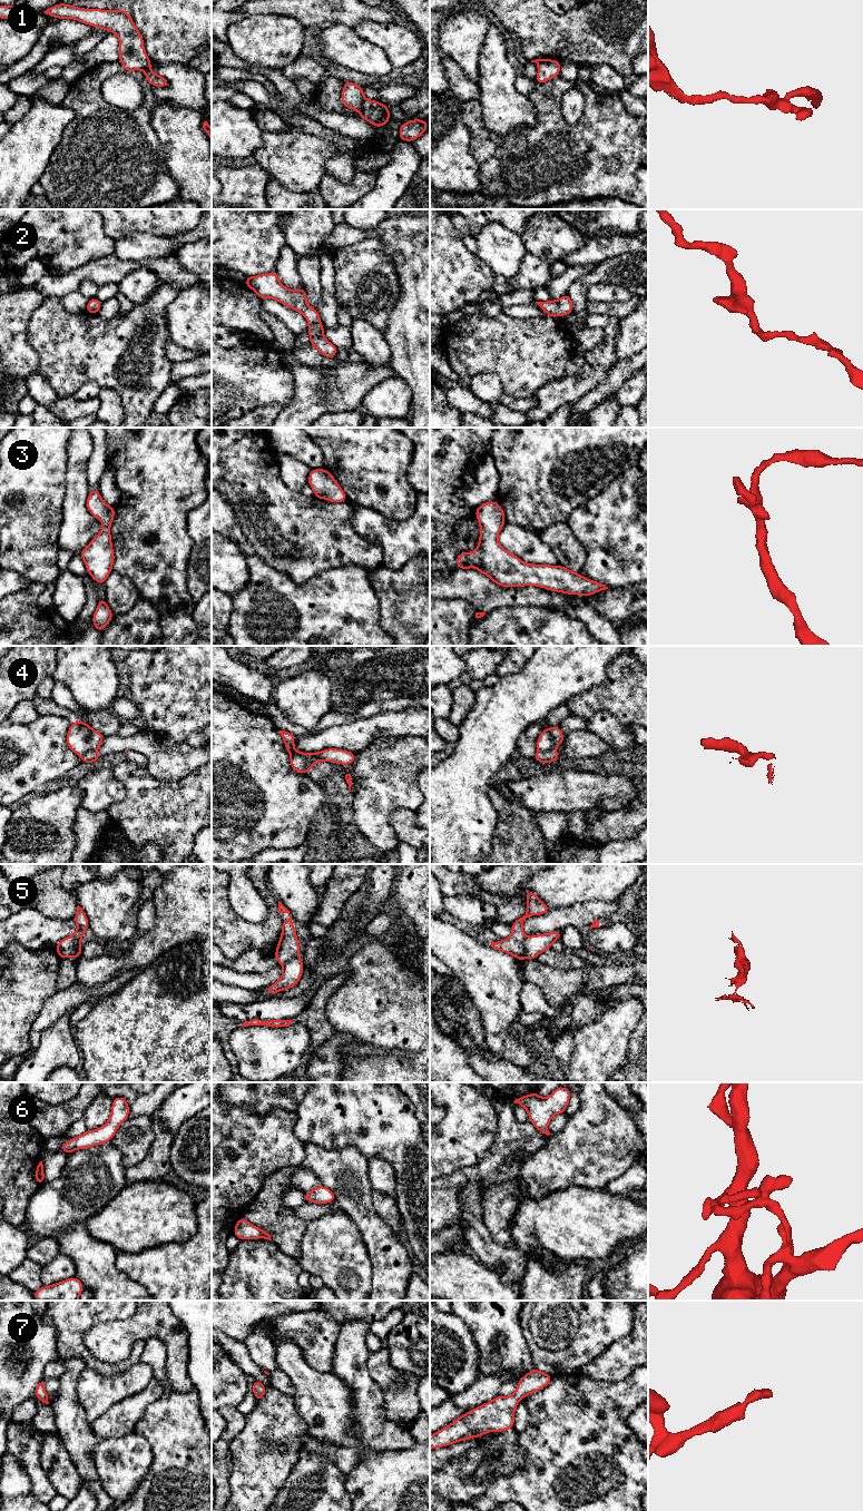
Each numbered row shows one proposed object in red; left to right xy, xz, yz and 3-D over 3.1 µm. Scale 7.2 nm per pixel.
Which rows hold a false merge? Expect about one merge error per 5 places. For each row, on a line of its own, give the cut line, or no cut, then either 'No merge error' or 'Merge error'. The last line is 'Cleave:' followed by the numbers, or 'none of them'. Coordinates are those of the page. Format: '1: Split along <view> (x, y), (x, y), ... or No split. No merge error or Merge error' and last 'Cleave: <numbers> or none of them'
1: Split along xz (365, 98), (360, 114). Merge error
2: No split. No merge error
3: No split. No merge error
4: Split along xz (291, 754), (302, 754), (305, 756), (312, 754). Merge error
5: Split along yz (528, 938), (523, 944), (523, 957). Merge error
6: No split. No merge error
7: No split. No merge error
Cleave: 1, 4, 5

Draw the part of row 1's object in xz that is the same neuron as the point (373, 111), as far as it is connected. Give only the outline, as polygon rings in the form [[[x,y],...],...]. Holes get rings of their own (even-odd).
[[[365,99],[360,116],[377,128],[383,127],[390,121],[389,106],[377,100]]]

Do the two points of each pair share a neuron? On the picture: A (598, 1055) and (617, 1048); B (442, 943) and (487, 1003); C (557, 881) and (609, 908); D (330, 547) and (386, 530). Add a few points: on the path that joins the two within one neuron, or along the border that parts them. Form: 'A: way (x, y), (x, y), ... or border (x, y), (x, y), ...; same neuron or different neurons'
A: way (602, 1050), (605, 1048), (613, 1048); same neuron
B: way (457, 958), (484, 989); same neuron
C: border (618, 899), (611, 902), (575, 902), (569, 906); different neurons
D: border (352, 512), (352, 528), (383, 552); different neurons

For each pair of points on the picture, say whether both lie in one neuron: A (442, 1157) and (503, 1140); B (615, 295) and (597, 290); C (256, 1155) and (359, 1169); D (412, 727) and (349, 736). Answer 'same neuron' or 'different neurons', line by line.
A: different neurons
B: same neuron
C: different neurons
D: same neuron

